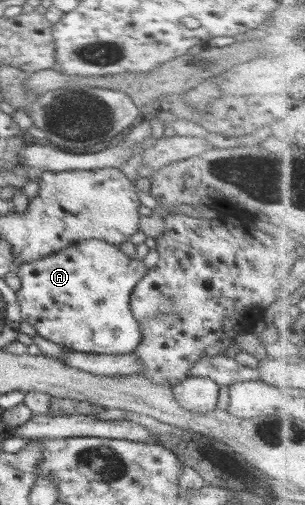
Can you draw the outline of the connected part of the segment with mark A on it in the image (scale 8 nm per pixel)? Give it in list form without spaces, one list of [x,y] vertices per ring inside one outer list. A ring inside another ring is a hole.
[[[87,239],[67,248],[21,264],[16,270],[19,277],[19,290],[16,300],[20,307],[22,321],[33,326],[41,338],[67,348],[73,352],[99,355],[127,355],[133,353],[141,341],[140,329],[129,309],[129,295],[137,281],[143,278],[147,268],[141,260],[131,259],[119,251],[116,245],[103,240]]]

